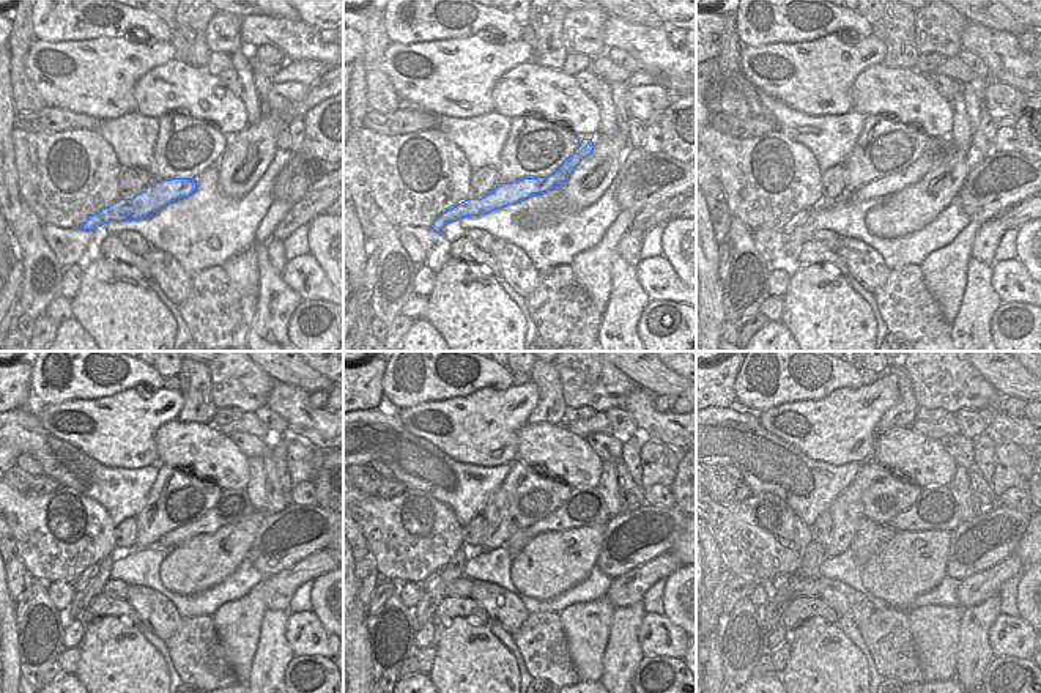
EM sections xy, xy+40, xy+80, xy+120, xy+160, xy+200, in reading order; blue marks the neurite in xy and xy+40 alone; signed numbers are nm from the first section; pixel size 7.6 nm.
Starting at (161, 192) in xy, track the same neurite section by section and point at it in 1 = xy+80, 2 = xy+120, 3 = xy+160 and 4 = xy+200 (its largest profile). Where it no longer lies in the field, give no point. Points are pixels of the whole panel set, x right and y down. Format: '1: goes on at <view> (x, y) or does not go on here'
1: goes on at xy+80 (937, 151)
2: goes on at xy+120 (233, 506)
3: goes on at xy+160 (585, 506)
4: goes on at xy+200 (936, 509)

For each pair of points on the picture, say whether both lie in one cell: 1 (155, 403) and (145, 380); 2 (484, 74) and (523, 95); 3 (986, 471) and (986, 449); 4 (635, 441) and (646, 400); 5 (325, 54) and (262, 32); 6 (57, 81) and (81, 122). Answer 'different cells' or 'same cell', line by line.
1: different cells
2: different cells
3: same cell
4: different cells
5: same cell
6: different cells

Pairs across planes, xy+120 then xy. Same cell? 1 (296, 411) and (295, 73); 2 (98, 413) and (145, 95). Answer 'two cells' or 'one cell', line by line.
1: two cells
2: two cells

